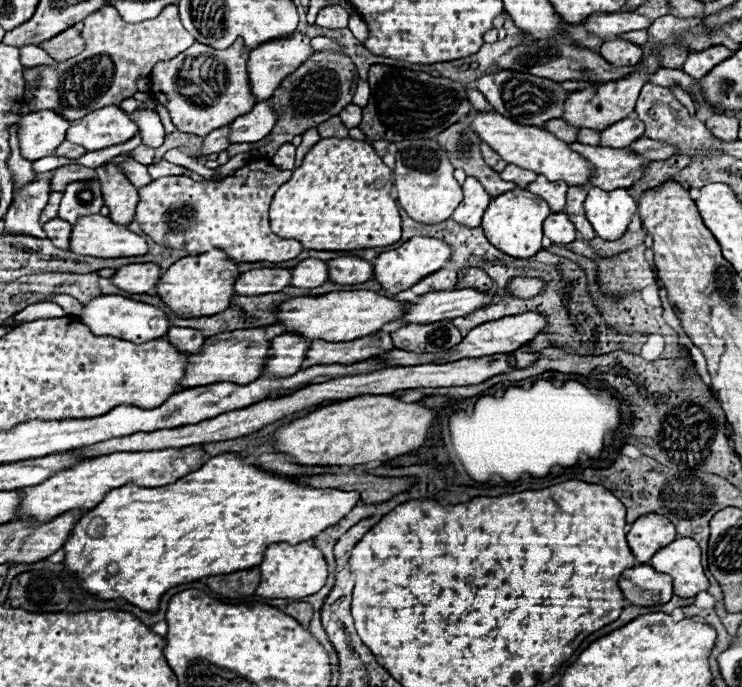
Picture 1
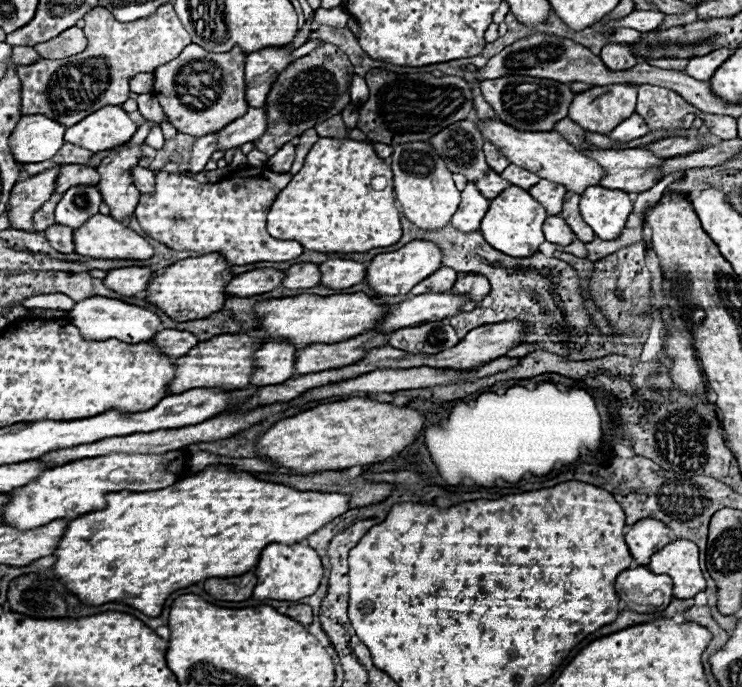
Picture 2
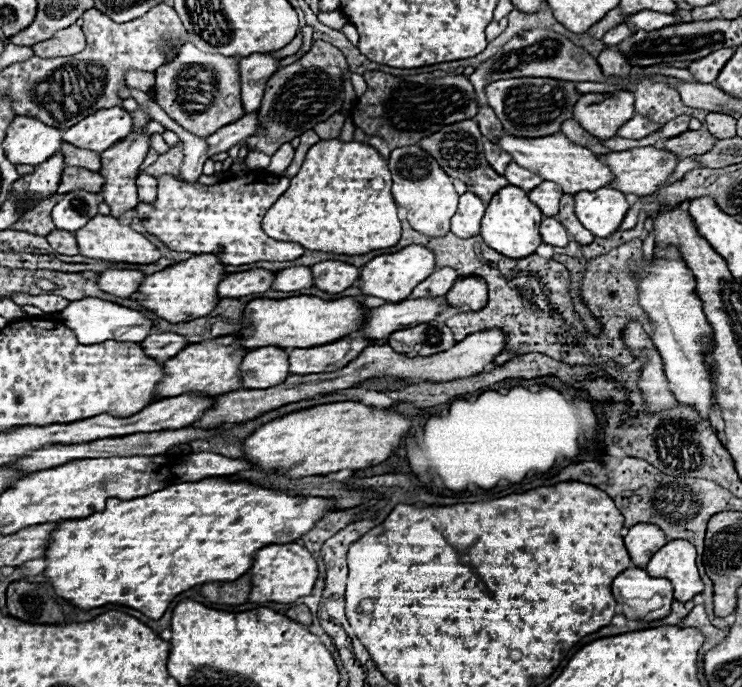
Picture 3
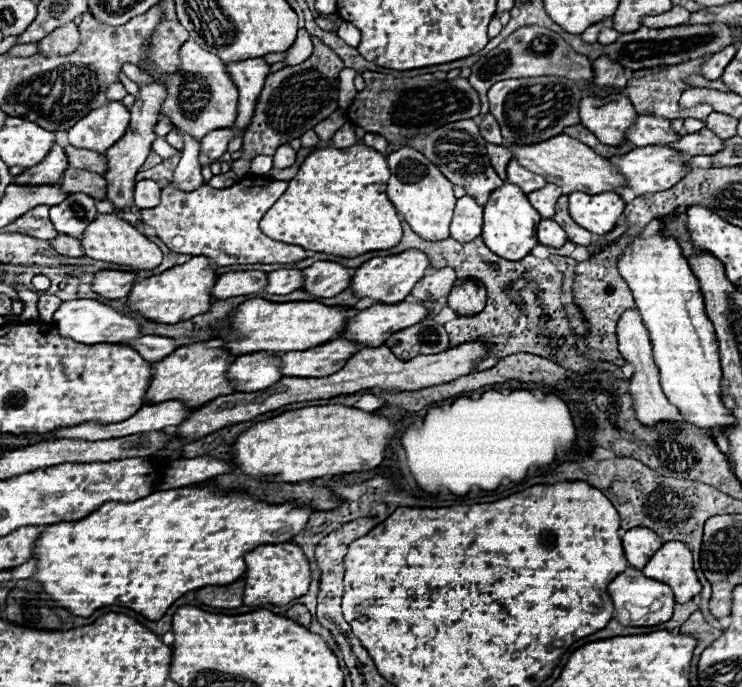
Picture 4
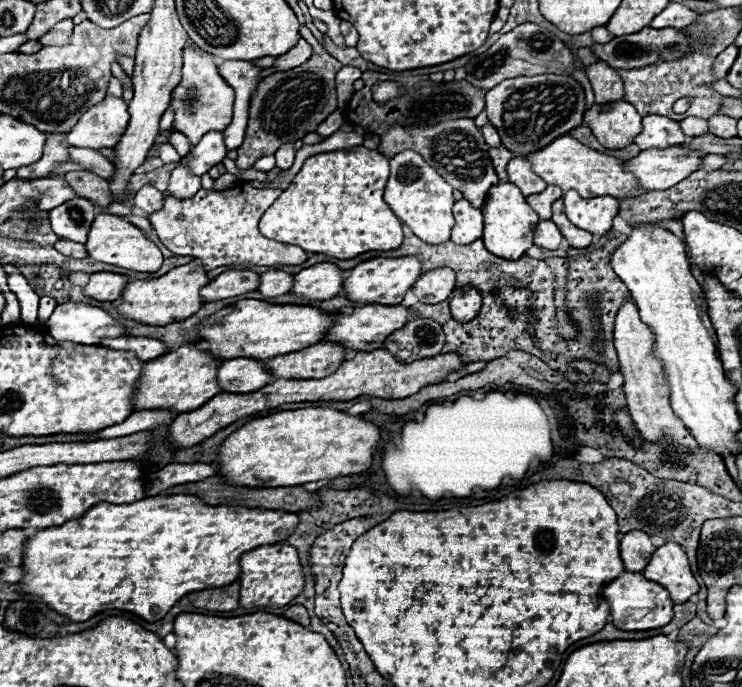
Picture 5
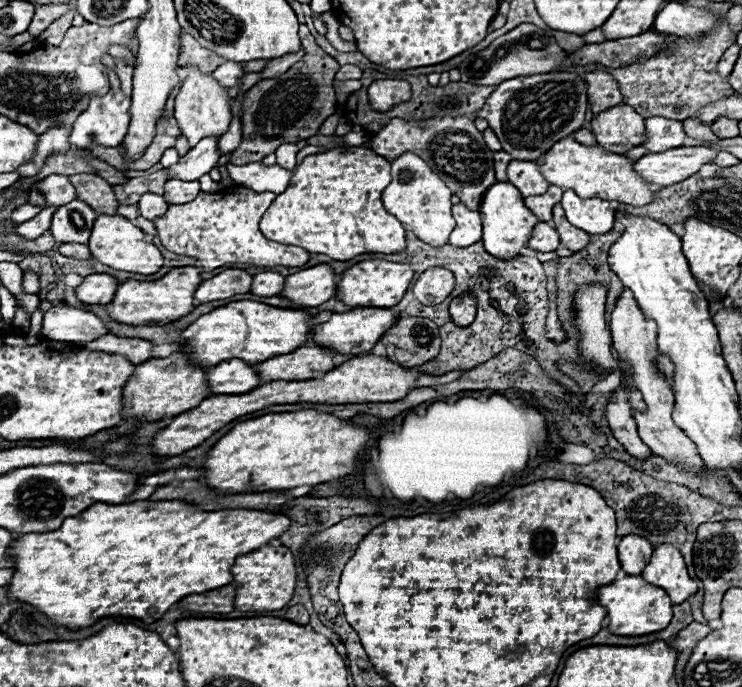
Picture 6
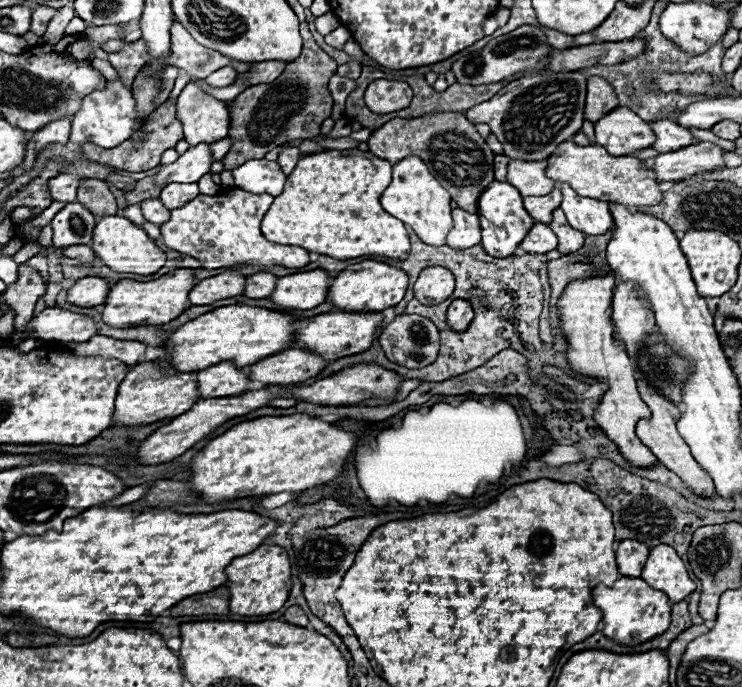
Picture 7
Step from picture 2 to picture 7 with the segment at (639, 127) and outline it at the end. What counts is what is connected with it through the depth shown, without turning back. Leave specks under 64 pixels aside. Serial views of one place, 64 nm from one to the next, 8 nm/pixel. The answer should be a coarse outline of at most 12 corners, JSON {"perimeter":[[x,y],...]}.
{"perimeter":[[654,120],[652,148],[658,152],[696,144],[688,128],[672,120]]}

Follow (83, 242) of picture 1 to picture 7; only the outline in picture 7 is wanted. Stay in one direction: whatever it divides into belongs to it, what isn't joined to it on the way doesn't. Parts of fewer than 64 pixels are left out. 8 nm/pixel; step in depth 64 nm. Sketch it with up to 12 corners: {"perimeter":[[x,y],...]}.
{"perimeter":[[102,216],[90,248],[114,272],[148,276],[166,254],[128,218]]}

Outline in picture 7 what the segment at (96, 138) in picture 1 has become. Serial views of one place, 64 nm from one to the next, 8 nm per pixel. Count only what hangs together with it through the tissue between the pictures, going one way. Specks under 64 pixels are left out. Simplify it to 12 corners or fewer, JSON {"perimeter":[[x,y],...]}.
{"perimeter":[[120,80],[84,98],[70,142],[114,148],[136,124]]}

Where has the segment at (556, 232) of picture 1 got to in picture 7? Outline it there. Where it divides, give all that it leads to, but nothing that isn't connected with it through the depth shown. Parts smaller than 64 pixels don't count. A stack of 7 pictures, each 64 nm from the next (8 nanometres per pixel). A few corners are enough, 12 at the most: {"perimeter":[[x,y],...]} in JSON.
{"perimeter":[[548,224],[532,226],[520,248],[546,254],[558,246]]}

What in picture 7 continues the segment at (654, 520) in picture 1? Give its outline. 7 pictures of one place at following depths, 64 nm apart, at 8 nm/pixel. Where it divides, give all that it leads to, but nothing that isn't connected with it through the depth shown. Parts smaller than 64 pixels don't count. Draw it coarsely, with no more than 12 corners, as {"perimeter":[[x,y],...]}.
{"perimeter":[[622,540],[616,550],[620,574],[638,578],[650,548]]}

